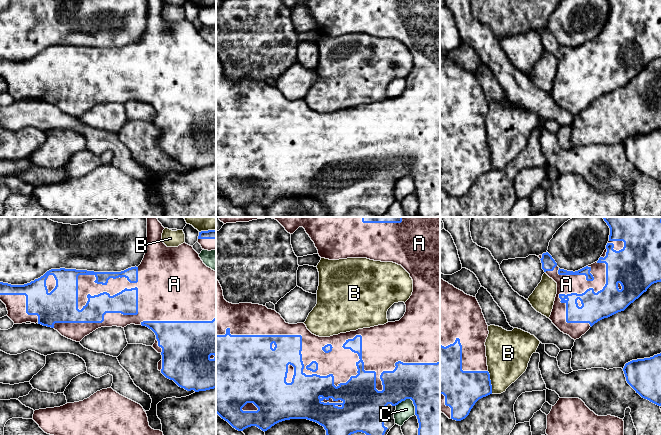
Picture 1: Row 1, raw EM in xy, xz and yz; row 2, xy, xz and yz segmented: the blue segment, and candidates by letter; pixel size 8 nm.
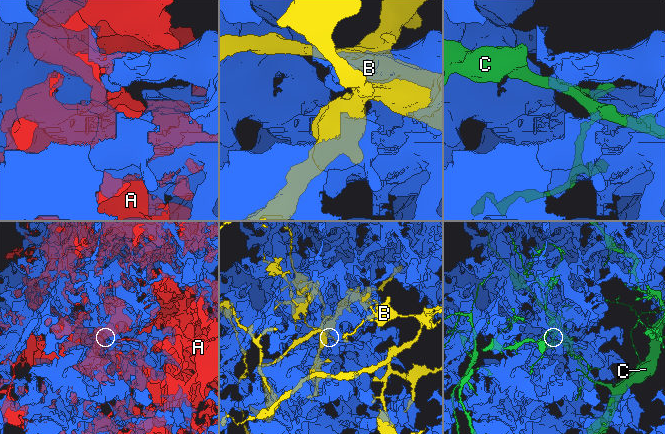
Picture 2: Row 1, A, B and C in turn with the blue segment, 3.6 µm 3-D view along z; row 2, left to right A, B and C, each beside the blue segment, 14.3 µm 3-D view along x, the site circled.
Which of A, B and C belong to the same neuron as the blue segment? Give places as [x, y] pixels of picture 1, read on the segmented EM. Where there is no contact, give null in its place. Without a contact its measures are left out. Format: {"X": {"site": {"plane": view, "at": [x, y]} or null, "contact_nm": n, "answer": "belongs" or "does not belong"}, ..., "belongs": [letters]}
{"A": {"site": {"plane": "xz", "at": [334, 385]}, "contact_nm": 1800, "answer": "belongs"}, "B": {"site": {"plane": "yz", "at": [490, 382]}, "contact_nm": 190, "answer": "does not belong"}, "C": {"site": {"plane": "xz", "at": [410, 398]}, "contact_nm": 180, "answer": "does not belong"}, "belongs": ["A"]}

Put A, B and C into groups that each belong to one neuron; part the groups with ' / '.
A / B / C

